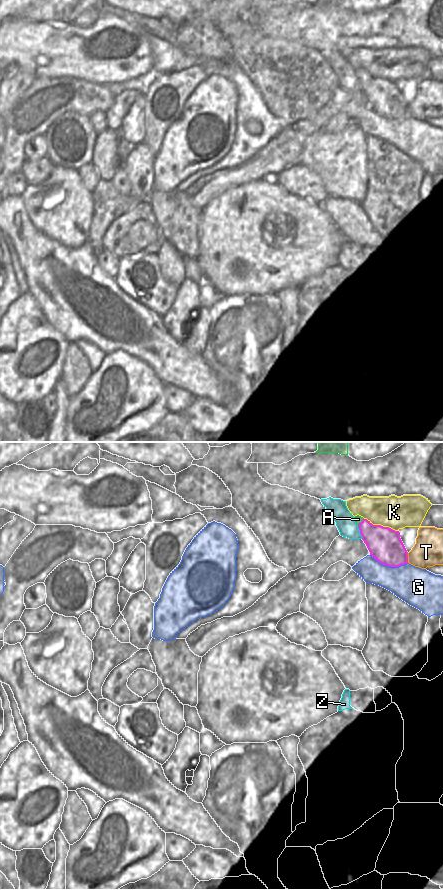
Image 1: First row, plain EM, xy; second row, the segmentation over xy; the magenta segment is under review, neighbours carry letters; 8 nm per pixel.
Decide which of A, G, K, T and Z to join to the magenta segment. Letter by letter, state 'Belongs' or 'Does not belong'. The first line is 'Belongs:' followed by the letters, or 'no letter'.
Belongs: A
A: Belongs
G: Does not belong
K: Does not belong
T: Does not belong
Z: Does not belong

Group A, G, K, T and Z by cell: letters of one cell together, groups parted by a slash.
A / G / K / T / Z

